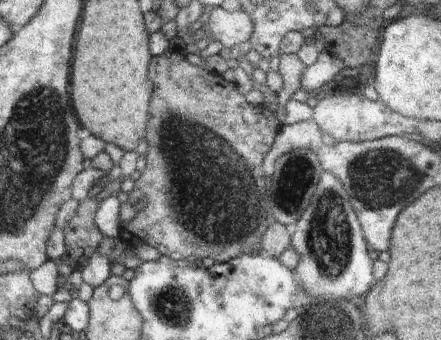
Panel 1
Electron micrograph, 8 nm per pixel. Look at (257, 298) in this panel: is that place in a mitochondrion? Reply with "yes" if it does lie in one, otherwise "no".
no

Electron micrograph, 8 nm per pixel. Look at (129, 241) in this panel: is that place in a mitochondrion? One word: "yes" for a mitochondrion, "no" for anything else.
no

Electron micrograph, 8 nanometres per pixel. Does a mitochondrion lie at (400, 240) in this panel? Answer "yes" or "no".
no

